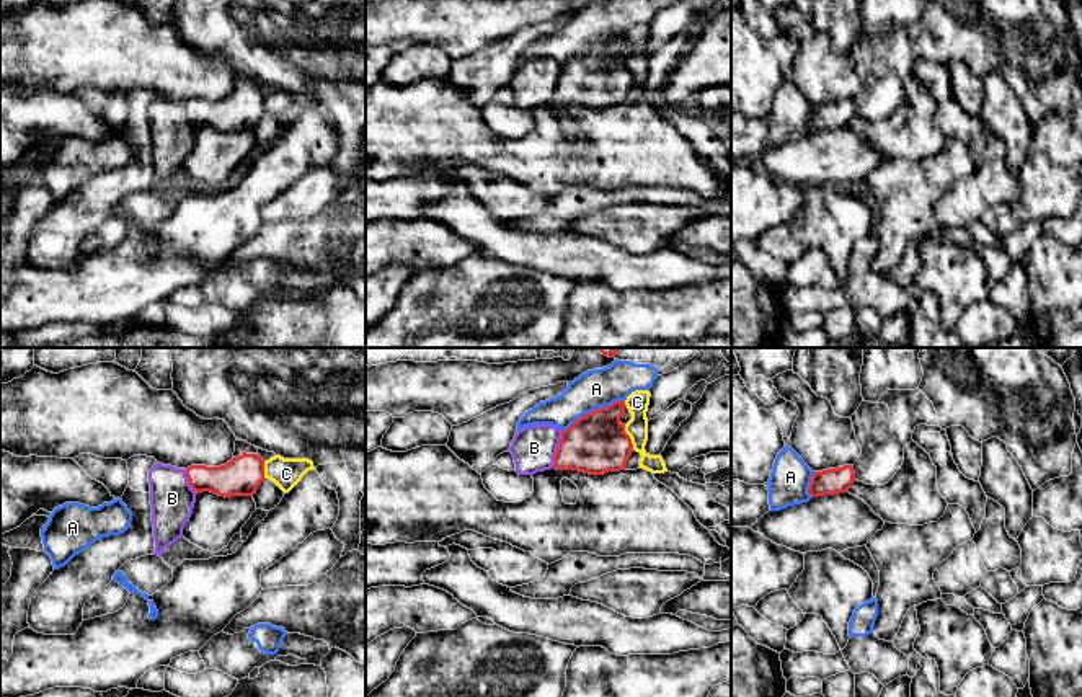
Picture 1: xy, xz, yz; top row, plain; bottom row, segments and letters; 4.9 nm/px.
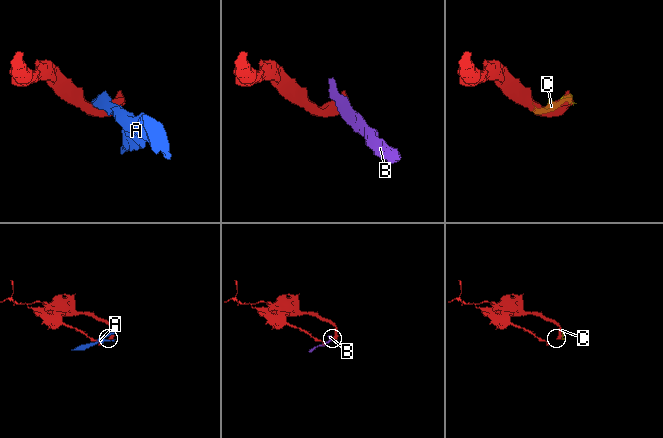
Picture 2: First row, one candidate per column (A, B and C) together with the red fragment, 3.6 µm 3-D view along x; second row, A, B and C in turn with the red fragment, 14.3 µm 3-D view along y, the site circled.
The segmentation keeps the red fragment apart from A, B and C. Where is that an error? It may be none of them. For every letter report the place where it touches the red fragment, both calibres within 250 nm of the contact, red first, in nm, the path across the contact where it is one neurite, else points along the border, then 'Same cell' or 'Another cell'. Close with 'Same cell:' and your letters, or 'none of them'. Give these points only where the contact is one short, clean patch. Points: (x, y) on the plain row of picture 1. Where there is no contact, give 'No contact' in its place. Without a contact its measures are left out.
A: Touches red at xz (594, 44). Thickness 300 nm (red) against 190 nm. Boundary: xz (624, 35), (614, 35), (606, 41), (586, 46), (562, 66). Another cell
B: Touches red at xz (557, 84). Thickness 300 nm (red) against 220 nm. Boundary: xz (562, 66), (552, 102). Another cell
C: Touches red at xz (629, 72). Thickness 300 nm (red) against 110 nm. Another cell
Same cell: none of them

